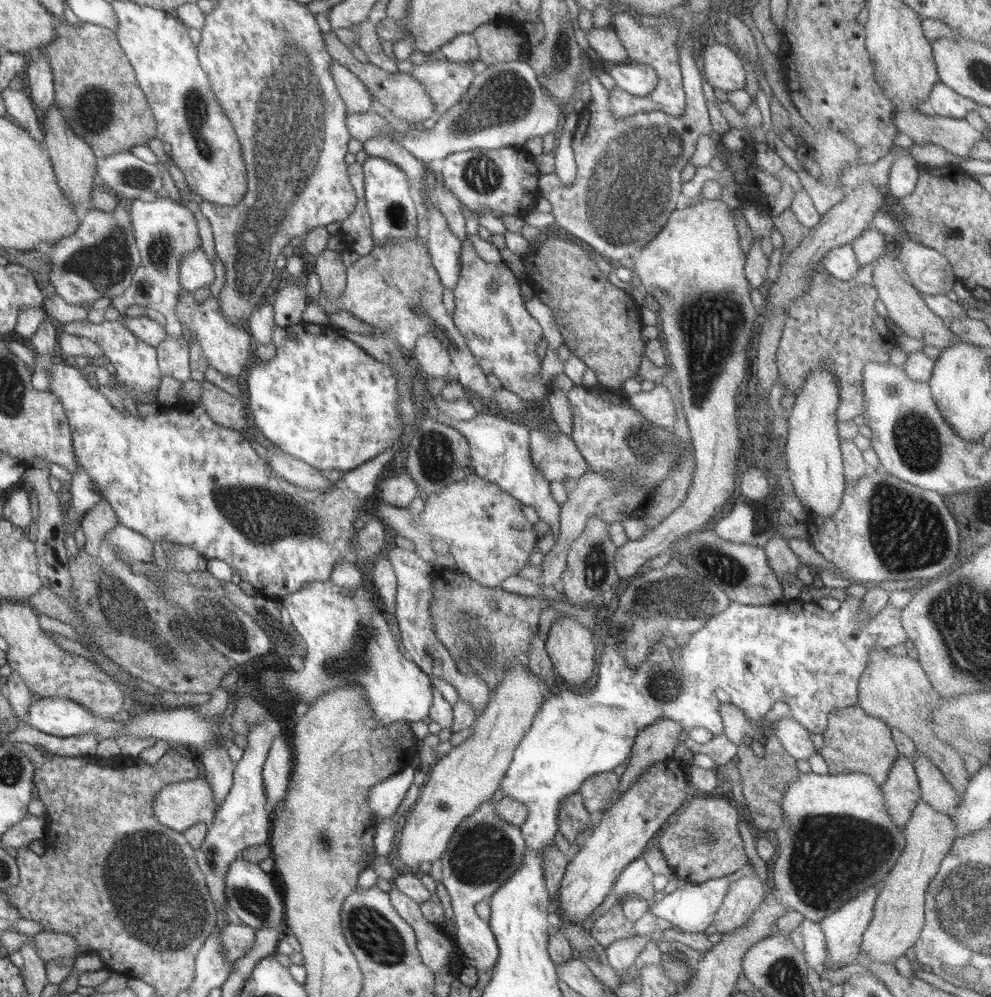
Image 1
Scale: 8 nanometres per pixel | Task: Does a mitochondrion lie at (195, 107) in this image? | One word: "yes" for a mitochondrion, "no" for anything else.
yes

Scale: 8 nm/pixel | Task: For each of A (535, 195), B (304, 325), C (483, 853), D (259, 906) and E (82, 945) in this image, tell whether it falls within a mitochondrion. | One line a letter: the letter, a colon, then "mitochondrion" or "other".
A: other
B: other
C: mitochondrion
D: mitochondrion
E: other

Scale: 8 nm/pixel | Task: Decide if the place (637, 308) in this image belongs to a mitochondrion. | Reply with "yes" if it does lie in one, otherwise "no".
no

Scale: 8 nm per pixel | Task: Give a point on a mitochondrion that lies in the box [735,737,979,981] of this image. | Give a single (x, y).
(827, 857)

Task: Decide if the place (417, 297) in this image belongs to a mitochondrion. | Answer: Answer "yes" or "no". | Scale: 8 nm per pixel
yes

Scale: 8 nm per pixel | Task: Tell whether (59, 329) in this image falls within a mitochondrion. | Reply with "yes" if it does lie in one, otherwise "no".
no

